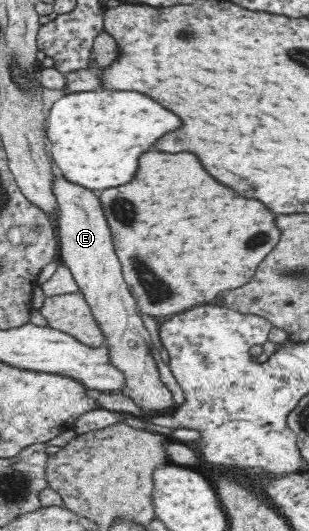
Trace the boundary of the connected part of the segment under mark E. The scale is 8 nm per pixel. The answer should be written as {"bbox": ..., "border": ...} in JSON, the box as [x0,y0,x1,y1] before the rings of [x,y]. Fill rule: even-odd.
{"bbox":[53,179,175,416],"border":[[[53,179],[54,195],[59,204],[59,259],[70,269],[80,294],[86,299],[93,317],[103,332],[109,363],[123,374],[124,384],[115,391],[127,396],[145,416],[165,413],[175,407],[173,393],[161,380],[153,342],[130,288],[121,275],[111,243],[111,232],[99,201],[98,193],[69,183],[66,179]]]}

